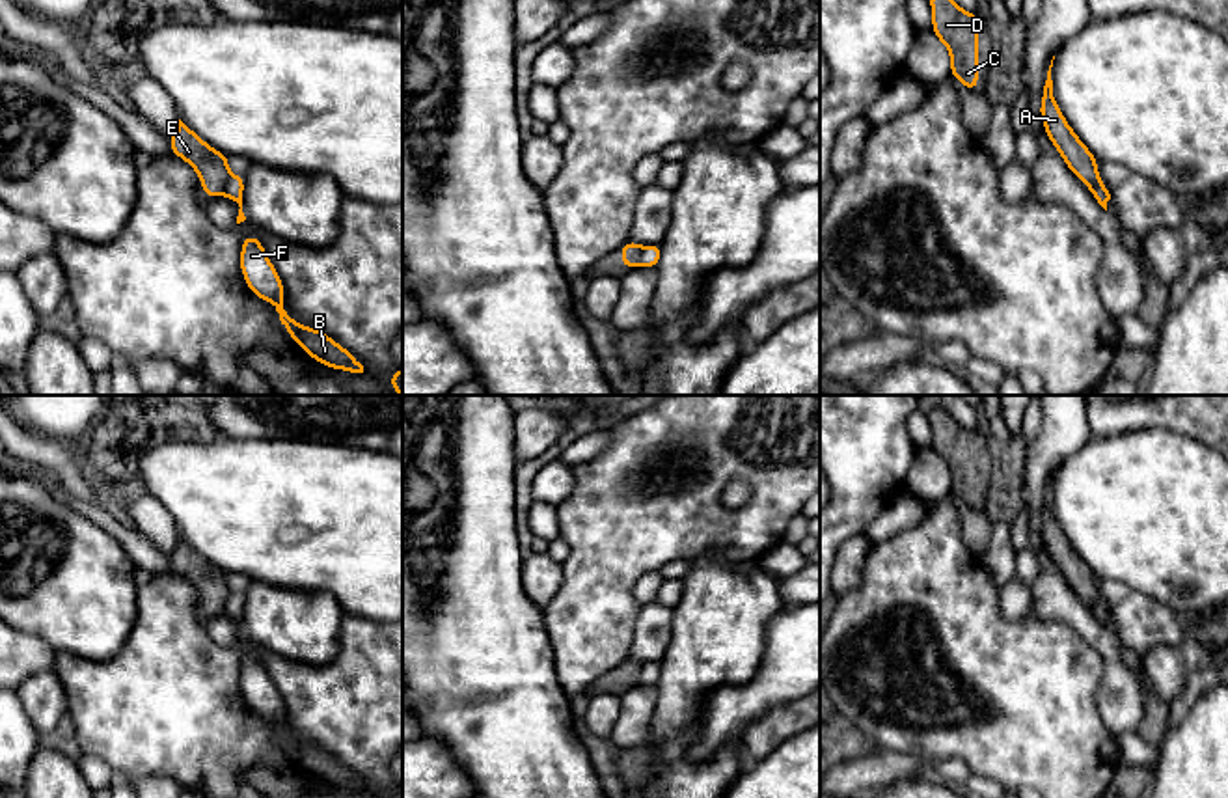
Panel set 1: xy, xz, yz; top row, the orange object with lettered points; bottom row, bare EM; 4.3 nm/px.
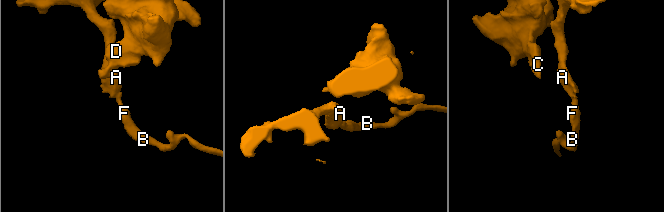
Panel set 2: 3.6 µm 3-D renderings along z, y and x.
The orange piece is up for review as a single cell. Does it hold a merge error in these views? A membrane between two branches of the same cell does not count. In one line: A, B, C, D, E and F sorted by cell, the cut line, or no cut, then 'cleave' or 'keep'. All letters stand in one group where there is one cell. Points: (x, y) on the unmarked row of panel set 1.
A C D E / B F | xy (231, 593), (220, 610) | cleave

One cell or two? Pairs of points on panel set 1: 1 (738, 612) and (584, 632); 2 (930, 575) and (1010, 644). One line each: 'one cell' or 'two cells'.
1: two cells
2: one cell

